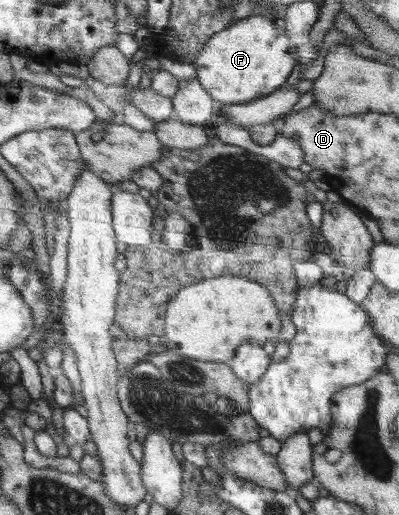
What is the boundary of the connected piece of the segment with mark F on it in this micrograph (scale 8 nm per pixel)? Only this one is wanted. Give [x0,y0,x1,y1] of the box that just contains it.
[193,17,297,104]

